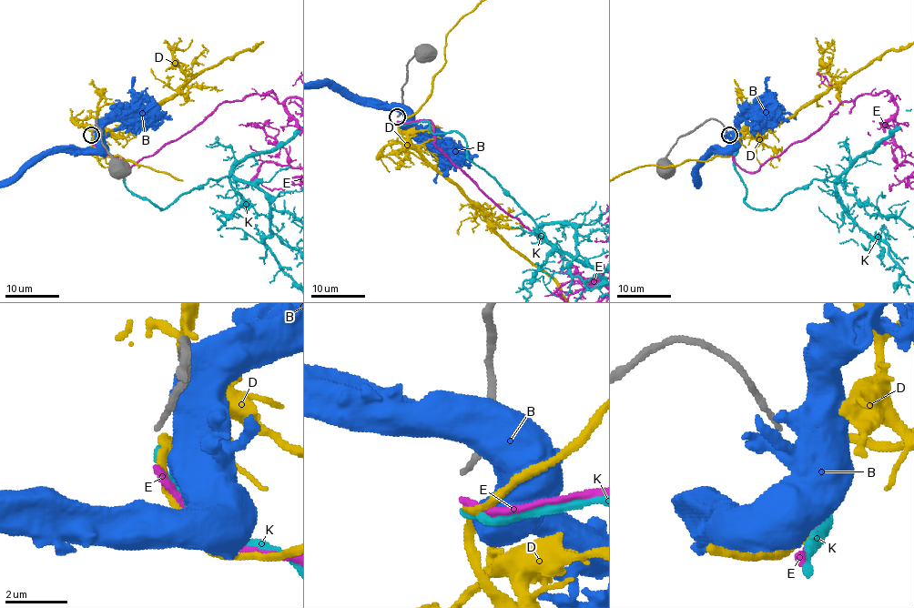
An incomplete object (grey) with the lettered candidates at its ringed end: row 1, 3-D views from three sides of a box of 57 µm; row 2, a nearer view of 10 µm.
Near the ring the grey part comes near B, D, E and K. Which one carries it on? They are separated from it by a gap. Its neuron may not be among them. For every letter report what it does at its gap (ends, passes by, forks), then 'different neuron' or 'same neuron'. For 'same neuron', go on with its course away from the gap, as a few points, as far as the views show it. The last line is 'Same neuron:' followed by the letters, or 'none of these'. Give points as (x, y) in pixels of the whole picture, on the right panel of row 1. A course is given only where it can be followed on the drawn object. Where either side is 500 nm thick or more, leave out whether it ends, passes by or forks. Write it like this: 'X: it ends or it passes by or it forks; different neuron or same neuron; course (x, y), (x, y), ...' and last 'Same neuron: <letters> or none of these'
B: different neuron
D: it passes by; different neuron
E: it ends; different neuron
K: it ends; different neuron
Same neuron: none of these

